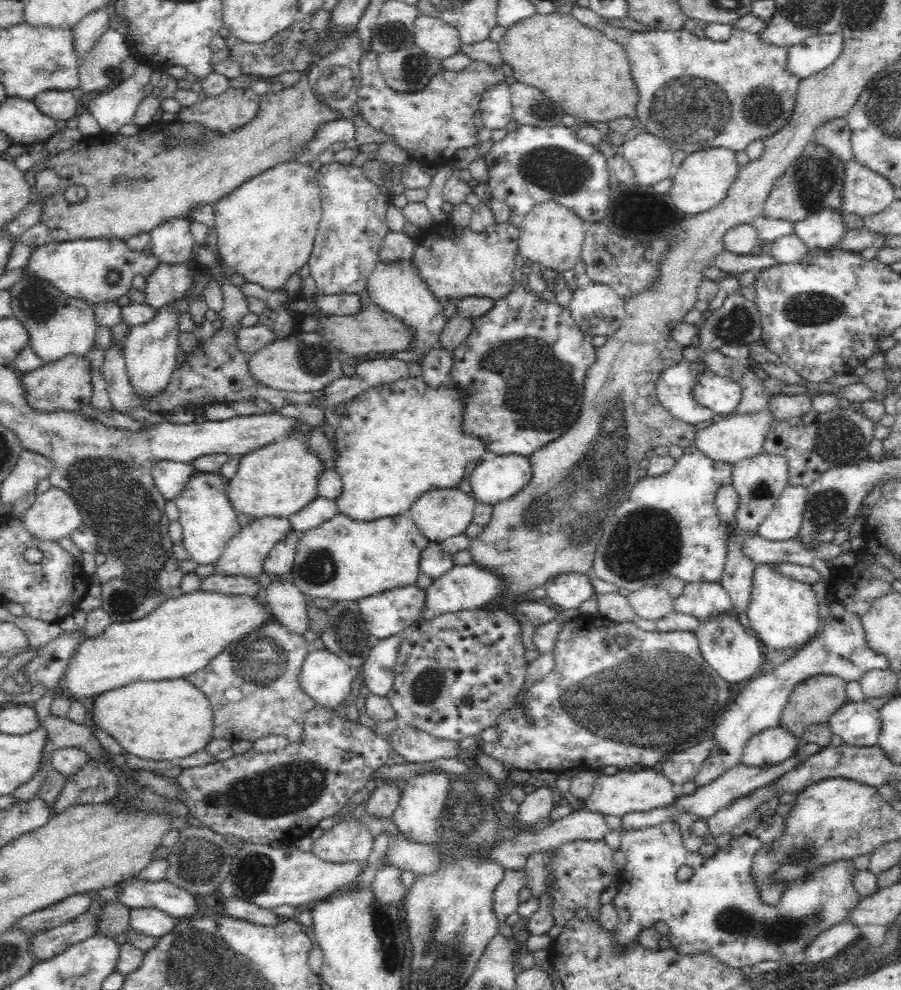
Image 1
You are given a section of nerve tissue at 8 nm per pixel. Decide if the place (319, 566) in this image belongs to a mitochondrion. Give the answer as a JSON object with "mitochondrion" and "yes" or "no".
{"mitochondrion":"yes"}

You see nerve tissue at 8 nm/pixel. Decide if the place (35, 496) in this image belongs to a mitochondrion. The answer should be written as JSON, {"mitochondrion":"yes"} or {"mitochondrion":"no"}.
{"mitochondrion":"no"}

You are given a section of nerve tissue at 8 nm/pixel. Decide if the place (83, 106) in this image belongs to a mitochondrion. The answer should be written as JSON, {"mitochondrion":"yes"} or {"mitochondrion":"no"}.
{"mitochondrion":"no"}

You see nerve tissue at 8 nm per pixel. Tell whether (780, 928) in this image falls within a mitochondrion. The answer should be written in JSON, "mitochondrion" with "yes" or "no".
{"mitochondrion":"yes"}

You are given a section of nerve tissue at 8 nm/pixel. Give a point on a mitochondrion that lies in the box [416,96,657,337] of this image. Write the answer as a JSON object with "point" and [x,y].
{"point":[555,169]}

